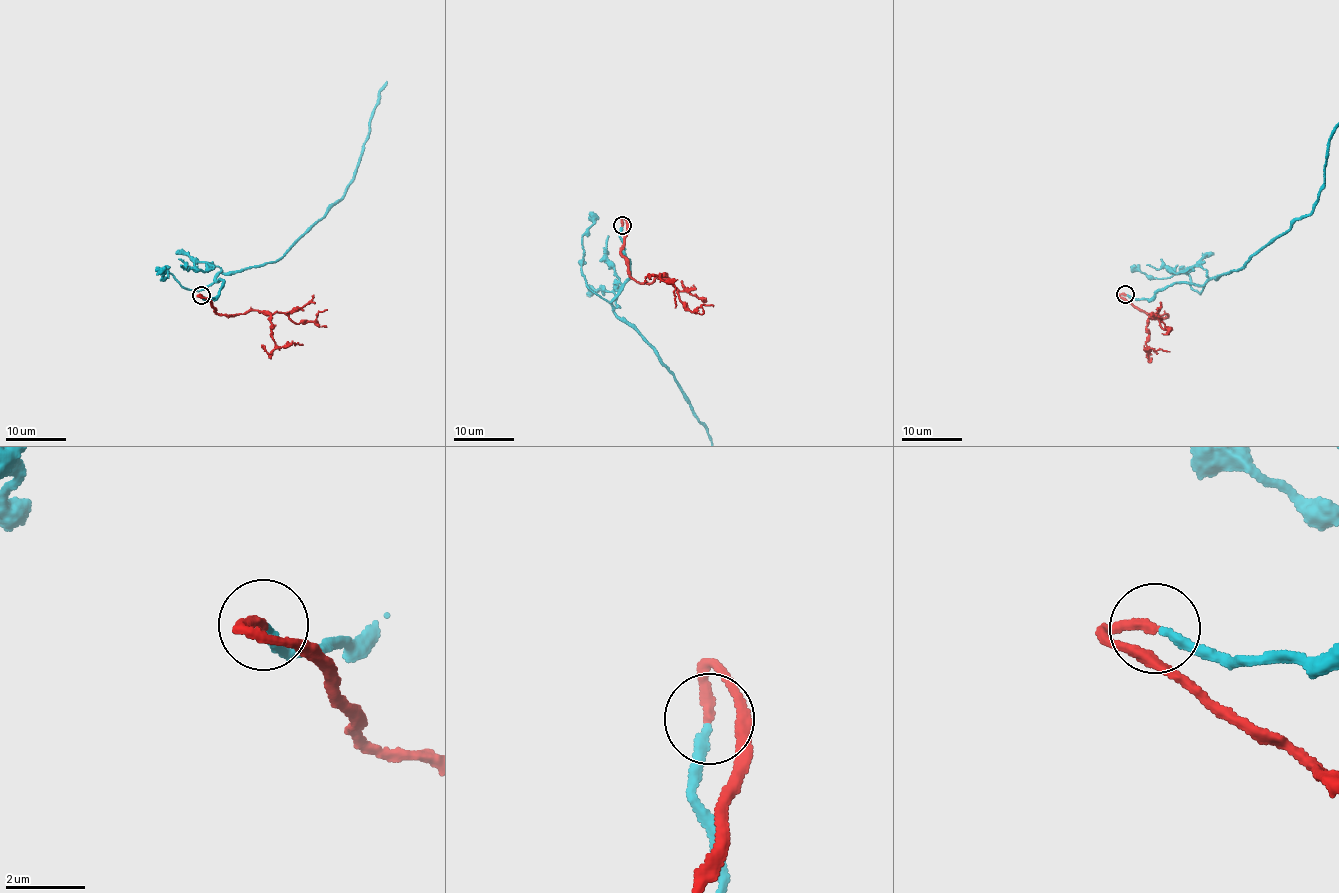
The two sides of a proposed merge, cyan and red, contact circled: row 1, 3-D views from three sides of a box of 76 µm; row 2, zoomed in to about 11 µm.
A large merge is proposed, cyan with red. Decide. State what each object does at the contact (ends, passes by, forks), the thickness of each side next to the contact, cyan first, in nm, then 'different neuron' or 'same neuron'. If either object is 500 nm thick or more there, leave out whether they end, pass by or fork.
cyan ends; red ends; calibres 240 and 280 nm; same neuron

